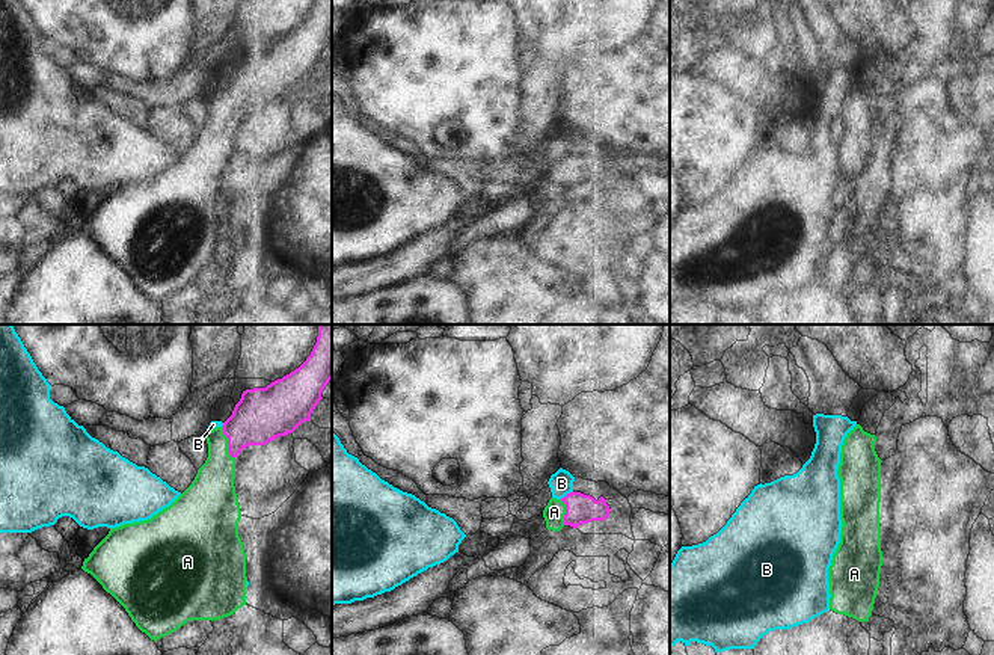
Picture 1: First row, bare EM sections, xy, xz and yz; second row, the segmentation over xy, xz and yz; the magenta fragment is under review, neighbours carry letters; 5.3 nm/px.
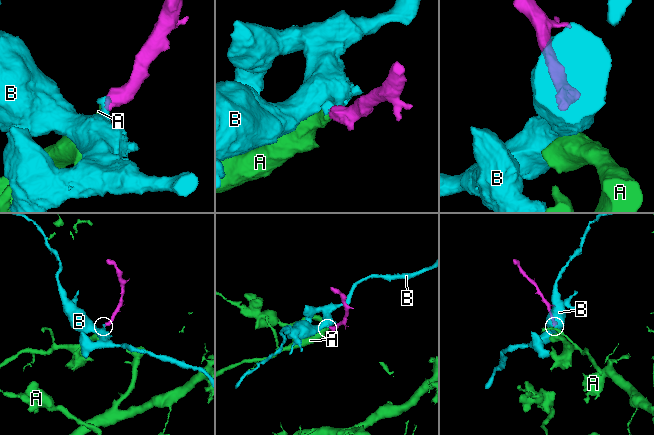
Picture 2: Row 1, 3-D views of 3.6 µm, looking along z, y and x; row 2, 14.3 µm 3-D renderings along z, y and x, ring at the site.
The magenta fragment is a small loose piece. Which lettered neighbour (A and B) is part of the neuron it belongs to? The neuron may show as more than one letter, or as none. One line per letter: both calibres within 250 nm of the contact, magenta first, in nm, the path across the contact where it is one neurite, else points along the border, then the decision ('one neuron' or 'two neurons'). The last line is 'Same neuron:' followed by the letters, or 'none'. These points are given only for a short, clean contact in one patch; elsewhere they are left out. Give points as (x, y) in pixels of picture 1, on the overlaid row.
A: 280/220 nm | across xy (263, 414), (228, 442), (222, 450), (213, 486) | one neuron
B: 160/130 nm | along xz (572, 491), (560, 498) | two neurons
Same neuron: A

